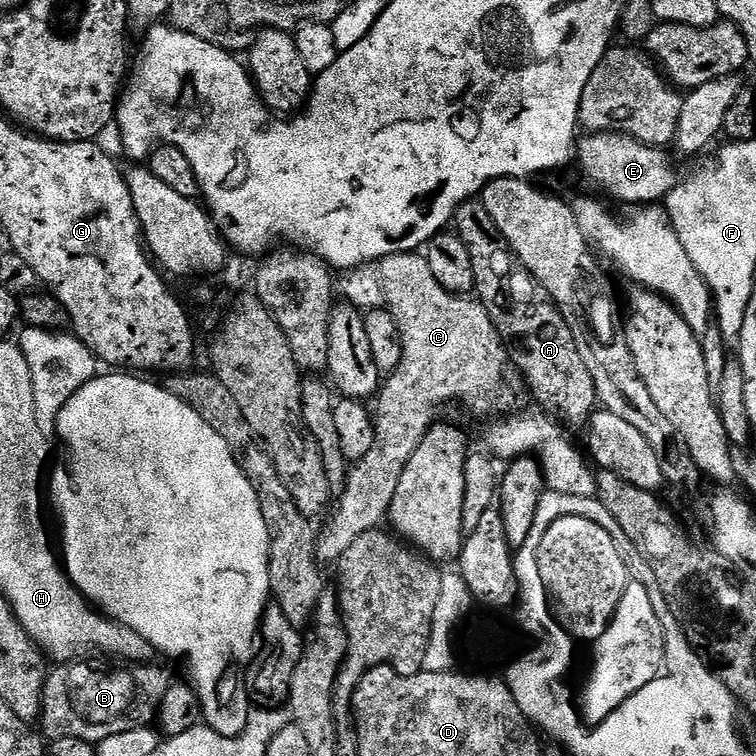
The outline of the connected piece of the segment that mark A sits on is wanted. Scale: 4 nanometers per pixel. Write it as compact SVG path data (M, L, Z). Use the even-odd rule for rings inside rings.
M473 198L460 204L453 216L453 225L457 235L466 244L473 263L473 291L476 298L490 315L491 324L498 330L505 343L511 346L510 359L513 367L519 375L522 374L531 396L538 402L537 407L564 424L580 418L589 419L598 404L593 378L590 370L582 364L570 326L562 317L557 304L553 302L551 294L521 266L509 244L502 238L498 226L490 218L490 214L486 213L483 201Z

